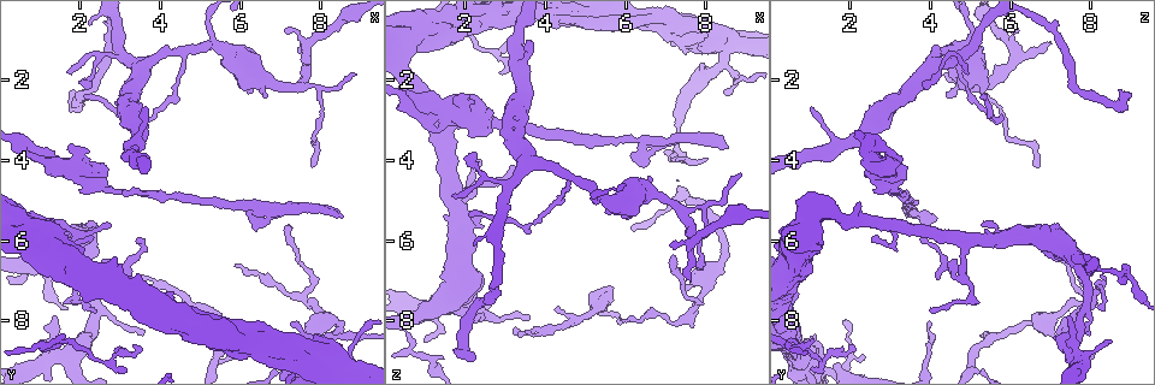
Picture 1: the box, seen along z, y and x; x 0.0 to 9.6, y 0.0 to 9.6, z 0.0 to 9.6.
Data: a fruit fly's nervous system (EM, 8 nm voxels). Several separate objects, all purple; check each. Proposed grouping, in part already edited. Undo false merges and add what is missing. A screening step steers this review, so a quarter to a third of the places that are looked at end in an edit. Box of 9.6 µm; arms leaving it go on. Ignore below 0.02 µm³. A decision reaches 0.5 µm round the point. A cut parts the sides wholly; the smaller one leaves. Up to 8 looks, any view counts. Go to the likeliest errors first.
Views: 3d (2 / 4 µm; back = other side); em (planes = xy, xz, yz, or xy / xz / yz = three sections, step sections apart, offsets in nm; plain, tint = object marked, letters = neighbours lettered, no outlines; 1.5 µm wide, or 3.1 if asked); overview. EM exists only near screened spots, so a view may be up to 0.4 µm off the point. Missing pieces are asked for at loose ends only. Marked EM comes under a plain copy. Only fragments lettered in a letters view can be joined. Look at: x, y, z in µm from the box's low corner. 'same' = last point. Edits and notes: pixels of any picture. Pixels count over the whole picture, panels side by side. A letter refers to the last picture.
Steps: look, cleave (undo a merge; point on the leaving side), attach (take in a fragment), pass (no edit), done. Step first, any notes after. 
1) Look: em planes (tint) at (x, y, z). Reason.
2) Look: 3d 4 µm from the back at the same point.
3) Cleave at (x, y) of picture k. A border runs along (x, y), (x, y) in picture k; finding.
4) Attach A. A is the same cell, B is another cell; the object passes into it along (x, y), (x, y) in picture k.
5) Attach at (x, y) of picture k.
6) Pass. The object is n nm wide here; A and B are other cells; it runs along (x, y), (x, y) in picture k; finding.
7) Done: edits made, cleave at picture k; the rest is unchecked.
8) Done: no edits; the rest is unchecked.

Look: 3d 4 µm at (7.15, 5.60, 6.35). Branch stops here.

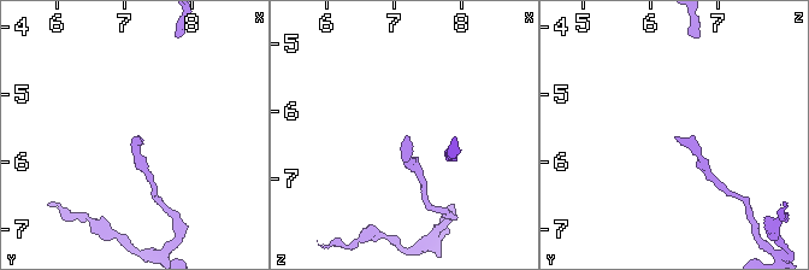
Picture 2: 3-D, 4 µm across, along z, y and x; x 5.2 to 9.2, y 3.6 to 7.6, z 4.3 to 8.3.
Look: em xy step 8 (letters) at (7.15, 5.65, 6.35).

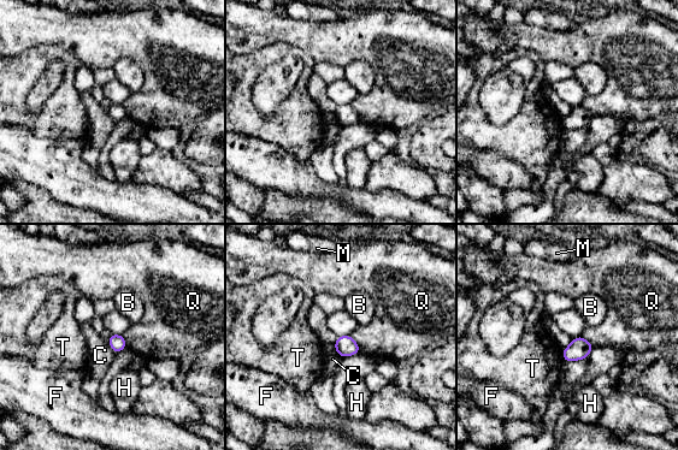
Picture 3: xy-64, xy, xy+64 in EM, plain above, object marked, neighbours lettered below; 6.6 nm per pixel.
Pass. B, C, F, H, M, Q and T are other cells; a border runs along (106, 338), (115, 354) in picture 3; none of them fits.

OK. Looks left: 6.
Look: em planes (letters) at (8.60, 5.50, 3.70). Free end.

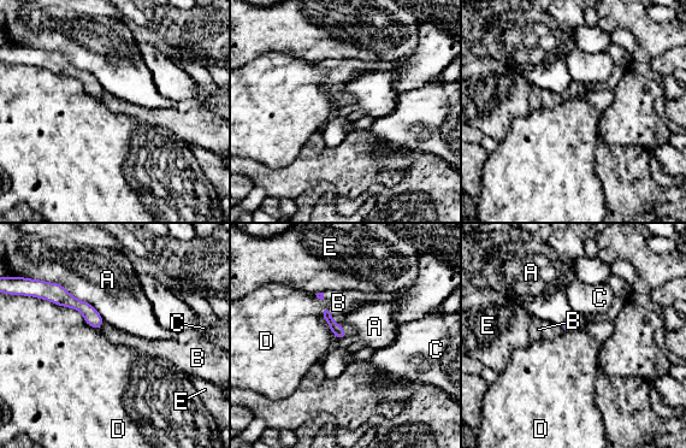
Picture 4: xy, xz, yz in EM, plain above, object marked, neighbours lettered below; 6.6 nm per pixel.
Attach at (338, 302) of picture 4. B is the same cell, A, C, D and E are other cells; the object passes into it along (337, 329), (335, 323), (338, 302) in picture 4; the neuron continues.

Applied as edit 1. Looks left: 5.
Look: 3d 2 µm at (6.45, 5.70, 3.95). An open end.

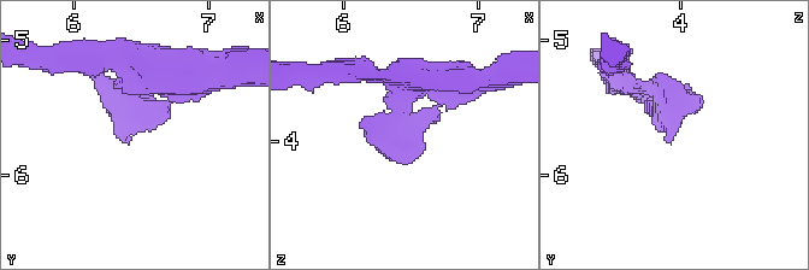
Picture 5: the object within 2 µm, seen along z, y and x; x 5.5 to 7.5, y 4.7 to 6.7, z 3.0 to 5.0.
Look: em yz step 4 (letters) at (6.40, 5.72, 3.96). Shape alone is not enough.

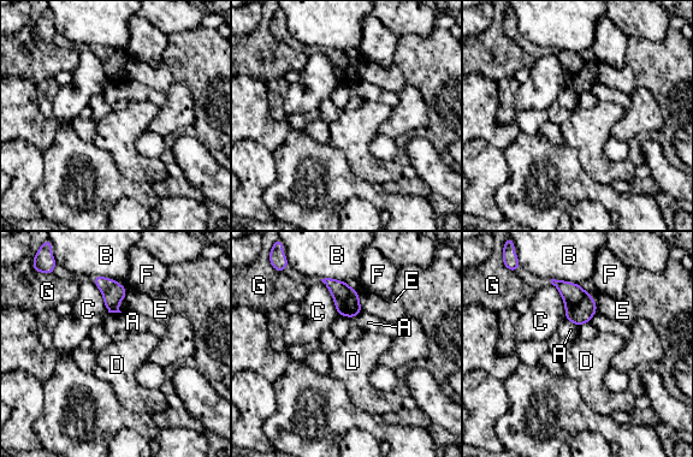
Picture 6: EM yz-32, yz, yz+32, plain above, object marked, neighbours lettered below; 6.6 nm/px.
Look: em planes (letters) at the same point.

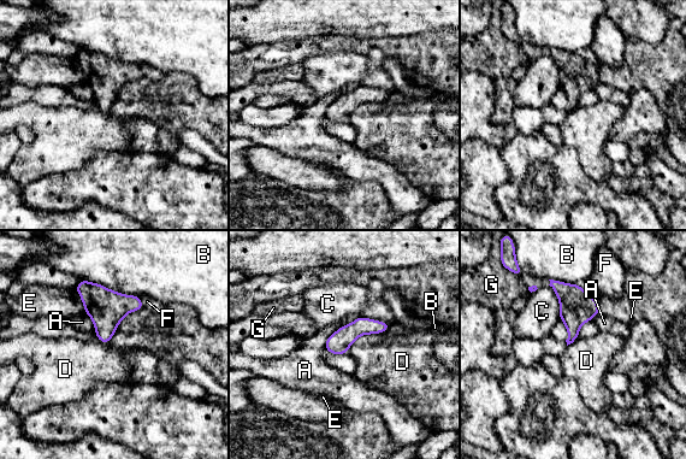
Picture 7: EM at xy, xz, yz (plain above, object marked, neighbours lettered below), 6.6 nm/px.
Pass. A, B, C, D, E, F and G are other cells; it runs along (385, 325), (359, 327), (329, 347) in picture 7; none of them fits.

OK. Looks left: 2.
Look: em planes (letters) at (7.50, 1.10, 6.95). An open end.

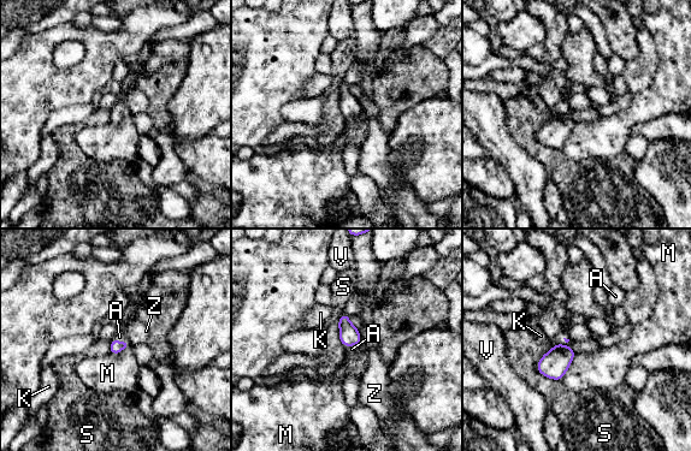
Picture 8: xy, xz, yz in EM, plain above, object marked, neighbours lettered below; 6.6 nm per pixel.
Attach at (119, 337) of picture 8. The longest contact is with S, 260 nm; A is the same cell, K, M, S, V and Z are other cells; the object passes into it along (116, 346), (119, 342), (119, 337) in picture 8; the neuron continues.

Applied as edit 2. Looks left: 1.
Done: edits made, attach at picture 4, attach at picture 8; the rest is unchecked.

